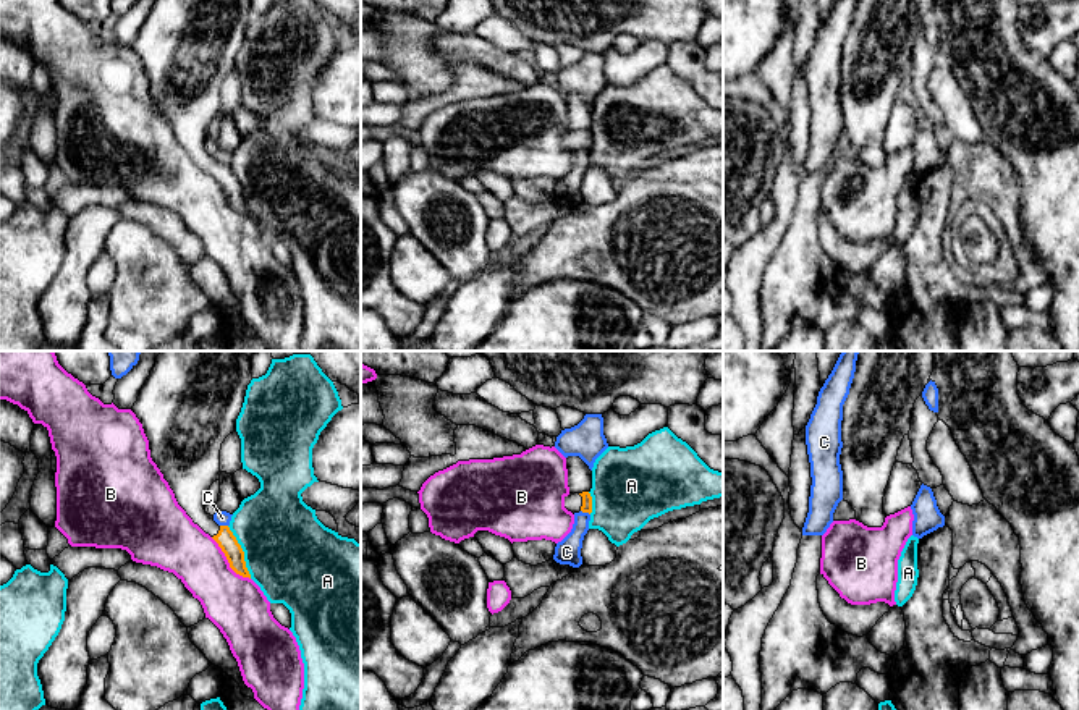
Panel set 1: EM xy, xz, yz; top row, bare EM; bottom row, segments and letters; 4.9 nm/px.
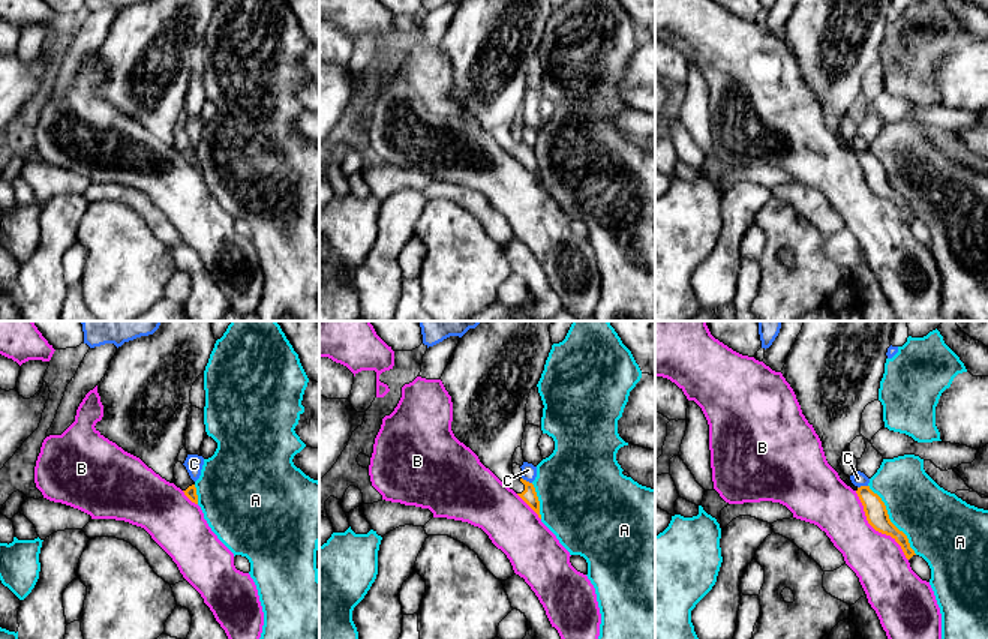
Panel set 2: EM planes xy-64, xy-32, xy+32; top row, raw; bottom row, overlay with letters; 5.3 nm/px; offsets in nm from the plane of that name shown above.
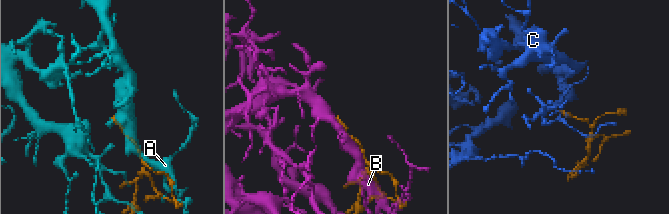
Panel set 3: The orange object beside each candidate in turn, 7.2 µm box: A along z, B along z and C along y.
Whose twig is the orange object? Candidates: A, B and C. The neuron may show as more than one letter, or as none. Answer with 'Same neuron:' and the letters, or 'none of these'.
Same neuron: none of these

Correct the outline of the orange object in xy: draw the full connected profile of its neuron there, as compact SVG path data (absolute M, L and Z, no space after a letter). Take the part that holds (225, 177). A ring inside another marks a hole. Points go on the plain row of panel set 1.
M155 0L150 13L142 23L138 39L131 45L149 78L150 95L163 112L175 131L178 142L205 171L209 171L225 191L230 205L243 213L251 212L246 205L244 189L228 163L218 163L214 154L207 152L204 142L210 123L220 116L220 87L225 76L236 68L236 57L241 50L248 23L252 18L251 0Z

